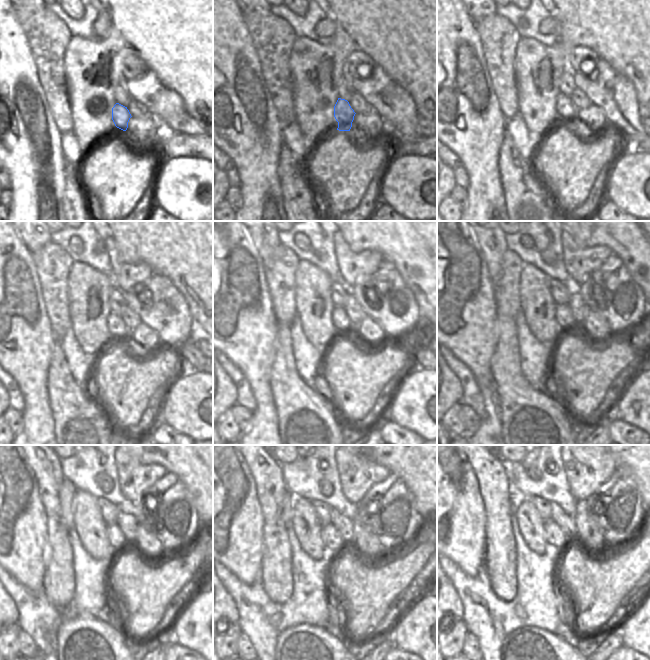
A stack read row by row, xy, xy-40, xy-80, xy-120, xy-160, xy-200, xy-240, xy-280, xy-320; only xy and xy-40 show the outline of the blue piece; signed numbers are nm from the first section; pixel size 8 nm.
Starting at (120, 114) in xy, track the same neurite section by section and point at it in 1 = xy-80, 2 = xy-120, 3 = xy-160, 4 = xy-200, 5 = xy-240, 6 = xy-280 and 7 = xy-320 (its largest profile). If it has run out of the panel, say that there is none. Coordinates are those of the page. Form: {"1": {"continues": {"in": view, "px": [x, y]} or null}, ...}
{"1": {"continues": {"in": "xy-80", "px": [567, 113]}}, "2": {"continues": {"in": "xy-120", "px": [118, 333]}}, "3": {"continues": {"in": "xy-160", "px": [340, 320]}}, "4": {"continues": {"in": "xy-200", "px": [564, 318]}}, "5": {"continues": {"in": "xy-240", "px": [115, 537]}}, "6": {"continues": {"in": "xy-280", "px": [332, 540]}}, "7": {"continues": {"in": "xy-320", "px": [555, 537]}}}

